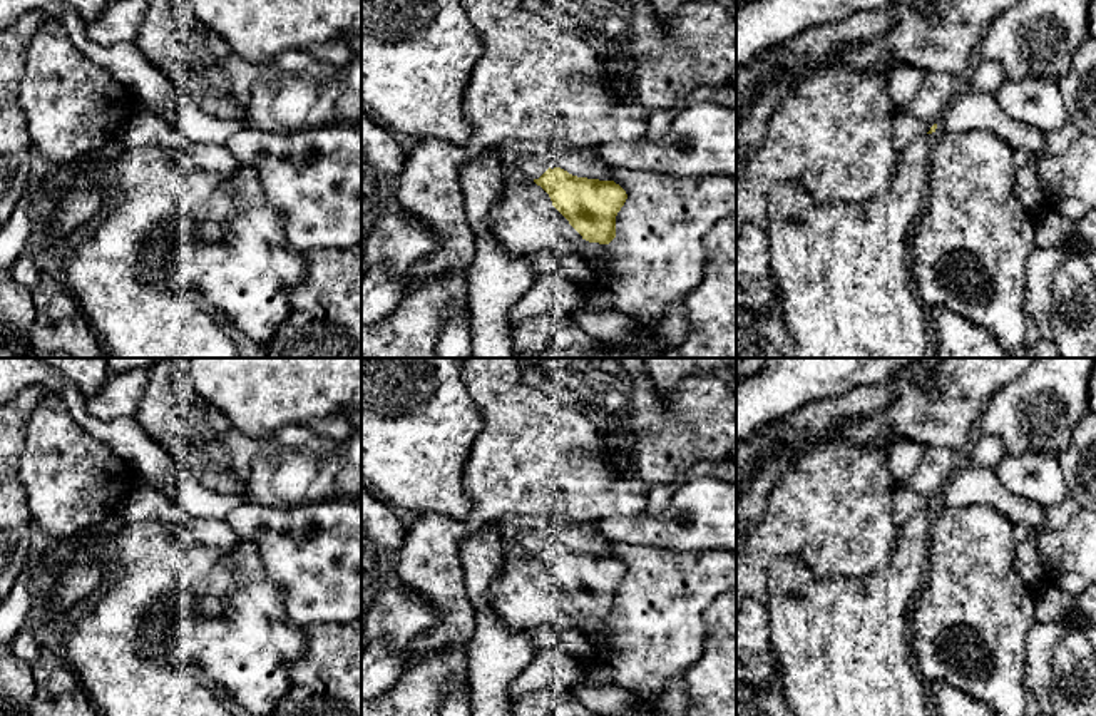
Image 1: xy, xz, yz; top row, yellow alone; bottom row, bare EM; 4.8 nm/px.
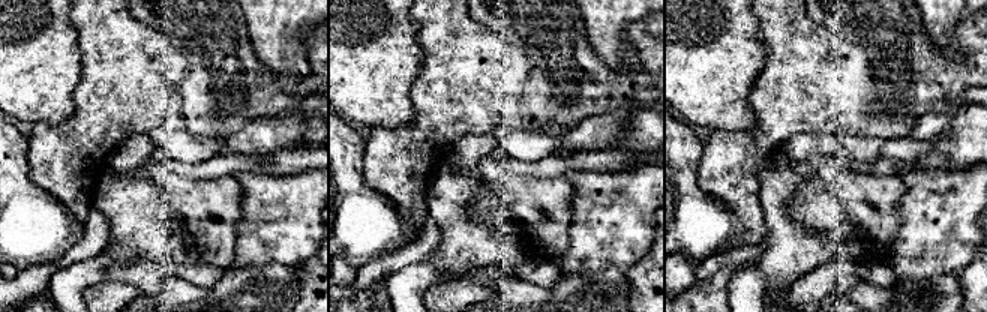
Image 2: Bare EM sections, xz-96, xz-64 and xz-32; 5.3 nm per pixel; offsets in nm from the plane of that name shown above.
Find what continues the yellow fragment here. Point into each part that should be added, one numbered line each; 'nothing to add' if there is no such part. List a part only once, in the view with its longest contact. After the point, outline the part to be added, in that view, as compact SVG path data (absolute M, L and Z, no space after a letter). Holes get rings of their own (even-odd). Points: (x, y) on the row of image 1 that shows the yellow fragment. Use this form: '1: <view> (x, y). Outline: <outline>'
1: xz (532, 168). Outline: M520 157L517 162L517 169L522 171L527 181L539 179L547 169L549 162L540 157Z

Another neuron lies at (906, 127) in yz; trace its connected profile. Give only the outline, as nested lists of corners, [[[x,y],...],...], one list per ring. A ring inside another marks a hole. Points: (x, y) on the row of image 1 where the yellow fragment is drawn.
[[[910,110],[897,112],[892,122],[892,144],[897,154],[910,146],[919,136],[927,134],[932,125],[934,124],[915,119]]]

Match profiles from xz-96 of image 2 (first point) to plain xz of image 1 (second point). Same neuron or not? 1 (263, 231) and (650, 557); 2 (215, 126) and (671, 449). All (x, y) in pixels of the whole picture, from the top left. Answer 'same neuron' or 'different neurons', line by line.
1: same neuron
2: same neuron

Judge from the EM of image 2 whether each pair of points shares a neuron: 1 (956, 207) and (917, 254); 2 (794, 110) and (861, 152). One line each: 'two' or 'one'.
1: one
2: two

